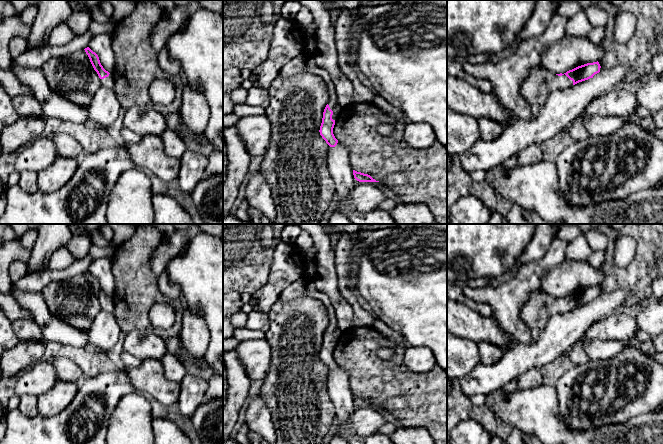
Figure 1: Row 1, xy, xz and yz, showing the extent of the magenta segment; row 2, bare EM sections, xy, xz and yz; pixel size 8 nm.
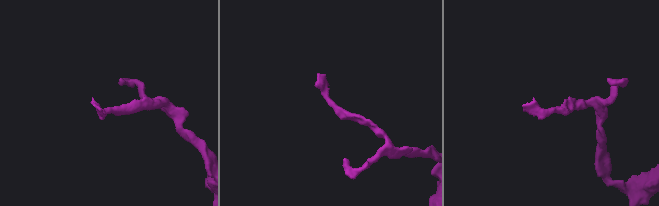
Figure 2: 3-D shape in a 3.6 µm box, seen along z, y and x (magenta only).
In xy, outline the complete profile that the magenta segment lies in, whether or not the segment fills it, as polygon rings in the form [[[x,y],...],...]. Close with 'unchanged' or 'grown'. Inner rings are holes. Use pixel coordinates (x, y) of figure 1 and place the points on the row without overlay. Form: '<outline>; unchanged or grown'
[[[89,271],[84,273],[86,278],[88,279],[90,286],[94,292],[94,294],[97,296],[99,302],[101,303],[101,310],[114,314],[114,303],[108,295],[106,295],[103,290],[100,287],[98,279],[93,276]]]; grown

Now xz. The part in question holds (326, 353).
[[[305,276],[286,287],[281,292],[279,299],[288,301],[303,297],[310,297],[319,300],[327,308],[329,323],[328,328],[326,329],[323,336],[323,342],[319,356],[330,371],[335,371],[338,367],[338,364],[333,358],[335,344],[338,340],[338,338],[335,336],[335,332],[340,330],[337,325],[335,309],[332,306],[329,297],[317,289],[313,278],[307,278]]]; grown

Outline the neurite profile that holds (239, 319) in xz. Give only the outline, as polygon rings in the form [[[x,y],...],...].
[[[238,311],[231,317],[231,323],[233,329],[236,328],[244,328],[246,326],[248,314],[244,313],[243,311]]]

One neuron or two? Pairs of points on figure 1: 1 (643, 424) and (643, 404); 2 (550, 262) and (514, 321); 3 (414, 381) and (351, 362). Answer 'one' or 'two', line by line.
1: two
2: one
3: one

